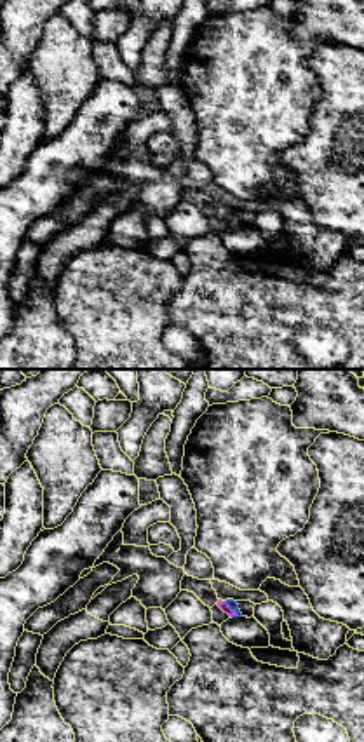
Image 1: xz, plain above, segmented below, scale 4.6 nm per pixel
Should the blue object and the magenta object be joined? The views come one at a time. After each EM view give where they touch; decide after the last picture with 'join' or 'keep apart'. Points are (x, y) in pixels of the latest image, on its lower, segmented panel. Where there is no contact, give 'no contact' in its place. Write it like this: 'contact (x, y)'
contact (230, 608)

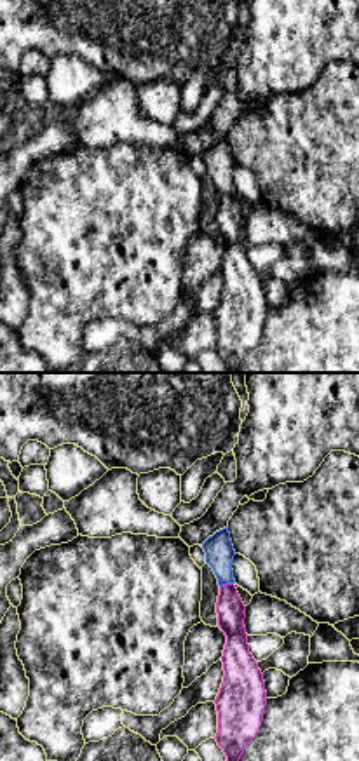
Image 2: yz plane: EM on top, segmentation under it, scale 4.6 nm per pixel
contact (225, 584)

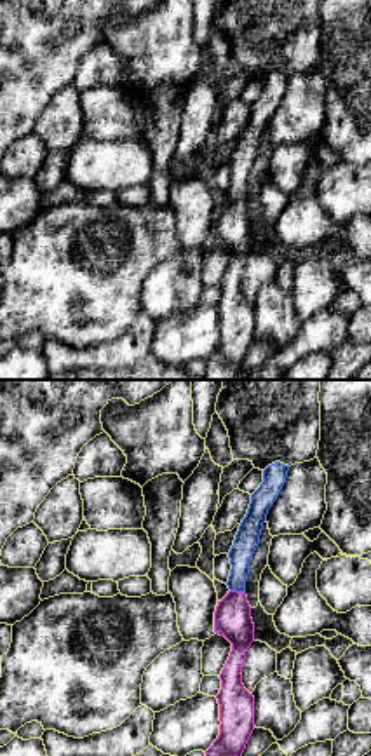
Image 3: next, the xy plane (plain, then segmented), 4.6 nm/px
contact (237, 591)

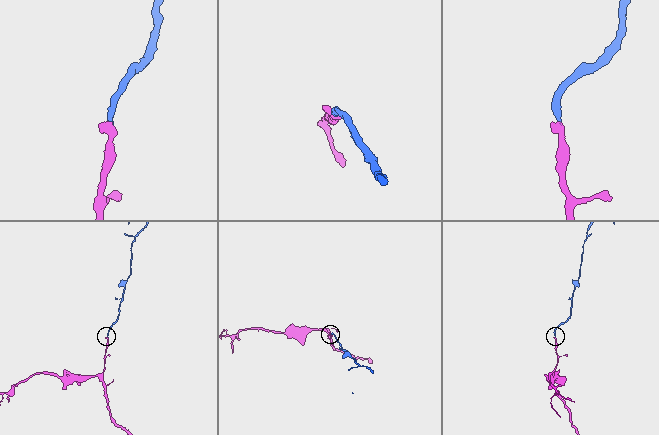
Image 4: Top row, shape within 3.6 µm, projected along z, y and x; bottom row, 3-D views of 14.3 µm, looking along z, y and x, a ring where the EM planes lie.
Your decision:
join

